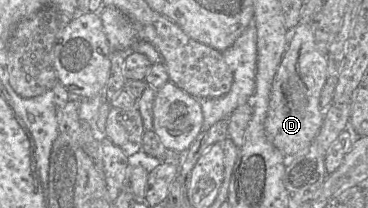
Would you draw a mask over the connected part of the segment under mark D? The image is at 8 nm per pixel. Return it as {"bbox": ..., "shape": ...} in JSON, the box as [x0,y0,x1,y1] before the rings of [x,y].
{"bbox":[265,23,328,158],"shape":[[[300,23],[289,38],[286,51],[275,73],[265,119],[265,131],[286,158],[304,152],[314,142],[324,120],[321,91],[328,78],[326,55],[318,50],[311,23]]]}

